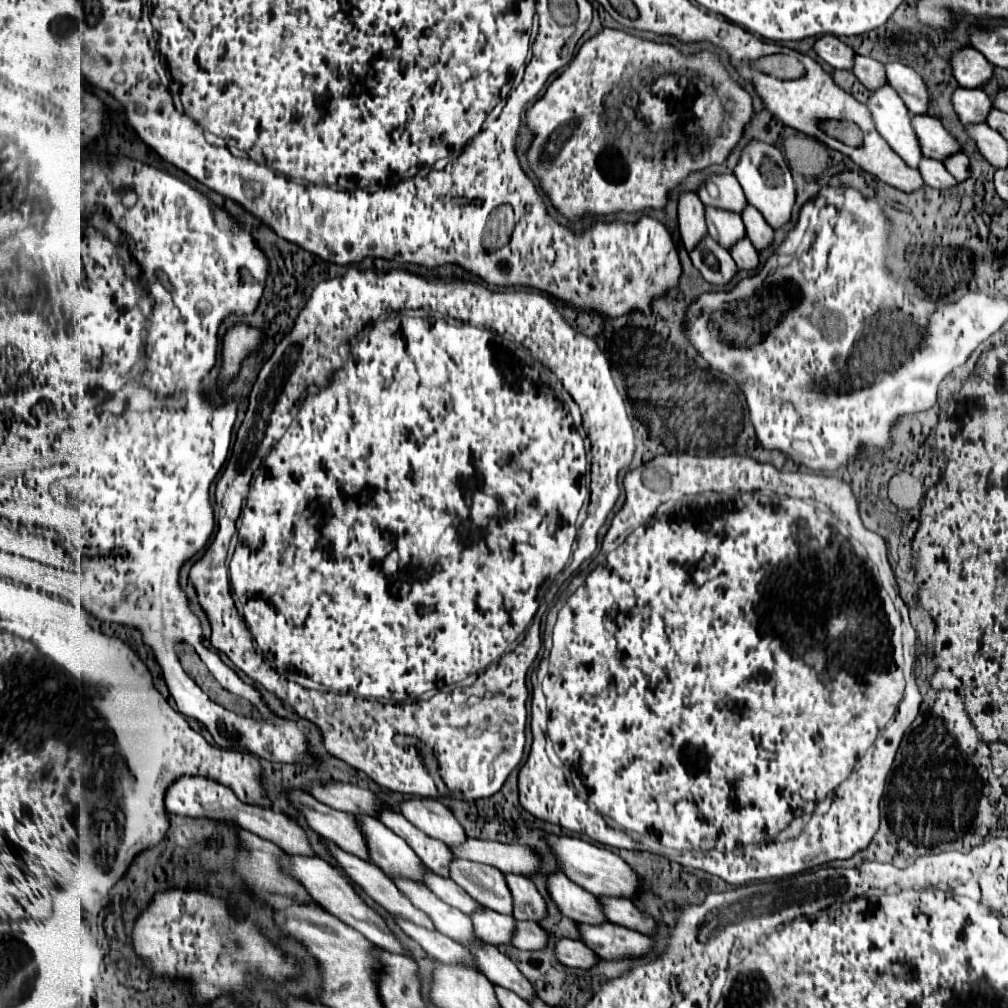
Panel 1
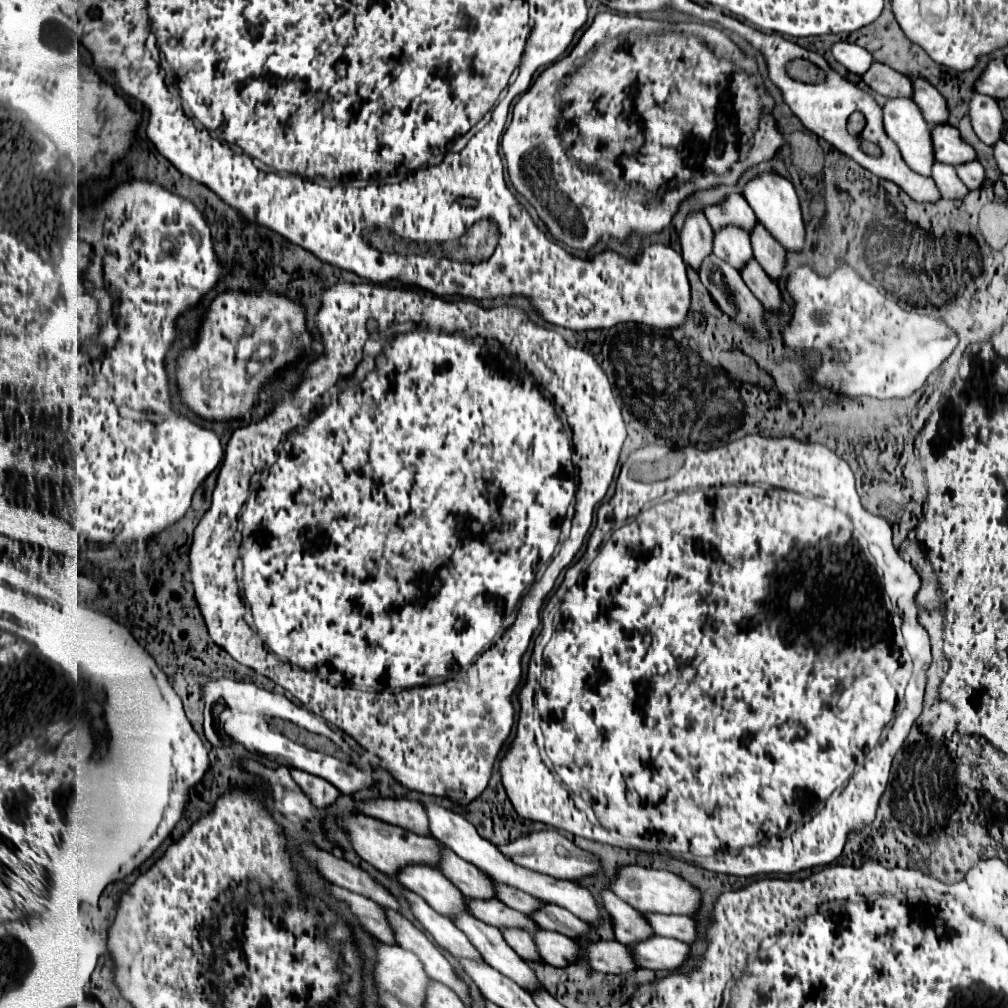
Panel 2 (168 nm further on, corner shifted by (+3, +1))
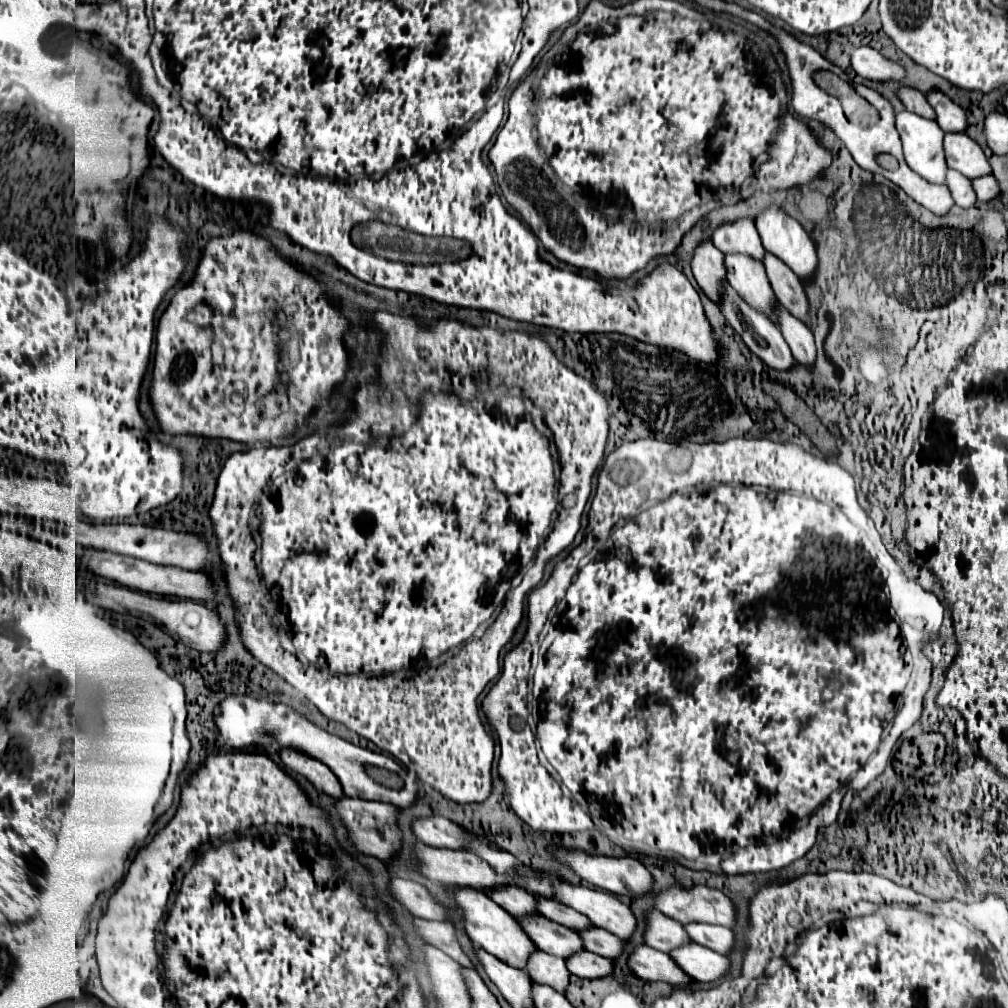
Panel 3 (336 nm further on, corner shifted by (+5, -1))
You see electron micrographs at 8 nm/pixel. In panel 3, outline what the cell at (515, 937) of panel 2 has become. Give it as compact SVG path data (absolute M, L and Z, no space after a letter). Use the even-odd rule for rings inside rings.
M538 950L536 954L532 954L526 970L528 970L530 978L534 978L536 984L550 986L560 994L564 994L568 988L570 972L566 968L564 958L558 958L558 956L552 956L552 954Z

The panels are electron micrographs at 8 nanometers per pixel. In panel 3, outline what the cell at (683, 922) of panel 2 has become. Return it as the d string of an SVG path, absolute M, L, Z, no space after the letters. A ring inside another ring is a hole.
M688 924L686 932L692 936L694 942L708 946L720 954L730 954L736 948L736 936L730 928L724 926L710 926L710 924Z

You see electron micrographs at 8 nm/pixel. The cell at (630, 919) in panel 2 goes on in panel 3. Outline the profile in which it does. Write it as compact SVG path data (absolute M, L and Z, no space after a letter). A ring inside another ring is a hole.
M652 910L648 914L648 920L650 920L650 928L646 932L646 944L660 950L660 952L672 952L676 948L682 948L688 944L692 944L692 938L688 936L688 932L684 930L684 924L666 916L666 914L660 914L658 910Z

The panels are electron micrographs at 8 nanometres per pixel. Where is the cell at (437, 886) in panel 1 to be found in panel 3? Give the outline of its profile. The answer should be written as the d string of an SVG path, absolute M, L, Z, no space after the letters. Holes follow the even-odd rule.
M542 916L518 918L518 922L522 922L522 928L530 934L530 938L534 938L534 944L548 954L554 954L560 958L570 958L570 956L586 950L580 934L562 924L550 922Z

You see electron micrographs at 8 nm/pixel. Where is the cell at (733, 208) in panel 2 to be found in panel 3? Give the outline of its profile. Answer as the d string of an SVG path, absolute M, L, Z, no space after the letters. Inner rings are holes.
M742 218L738 222L718 226L712 236L712 242L724 254L744 254L760 262L764 260L766 254L758 230L754 226L754 220L750 218Z

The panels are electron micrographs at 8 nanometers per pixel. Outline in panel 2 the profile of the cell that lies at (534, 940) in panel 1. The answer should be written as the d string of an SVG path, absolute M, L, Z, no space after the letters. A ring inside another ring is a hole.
M540 928L540 930L536 930L532 934L532 940L534 940L536 948L538 948L540 958L546 964L566 966L578 956L578 946L574 944L574 940L570 940L568 936L564 936L560 932Z

